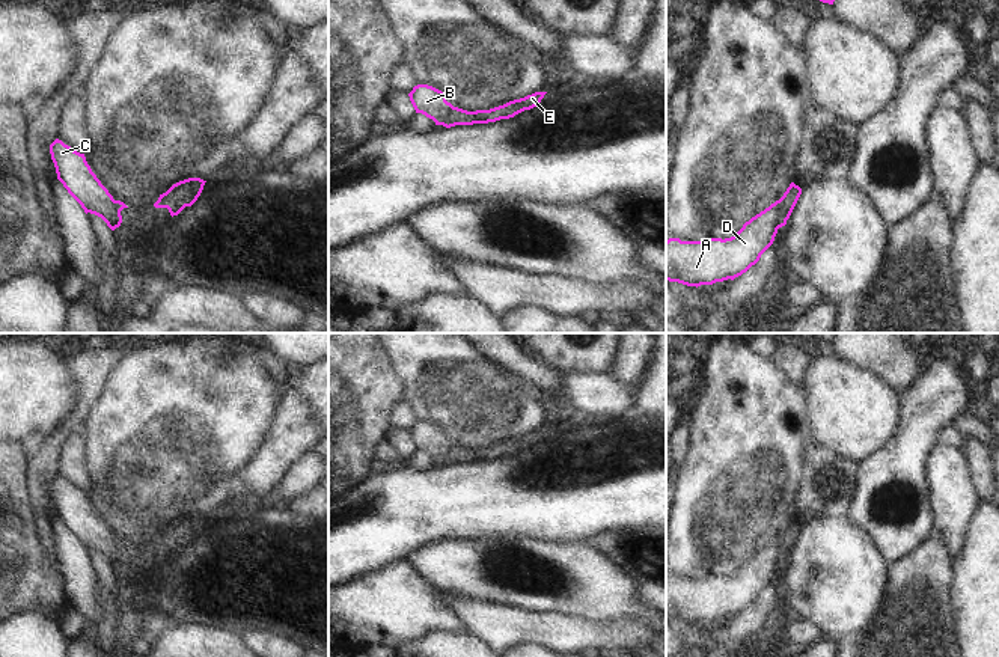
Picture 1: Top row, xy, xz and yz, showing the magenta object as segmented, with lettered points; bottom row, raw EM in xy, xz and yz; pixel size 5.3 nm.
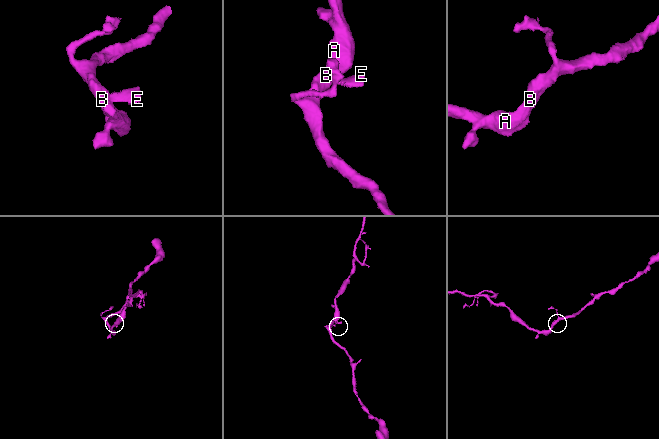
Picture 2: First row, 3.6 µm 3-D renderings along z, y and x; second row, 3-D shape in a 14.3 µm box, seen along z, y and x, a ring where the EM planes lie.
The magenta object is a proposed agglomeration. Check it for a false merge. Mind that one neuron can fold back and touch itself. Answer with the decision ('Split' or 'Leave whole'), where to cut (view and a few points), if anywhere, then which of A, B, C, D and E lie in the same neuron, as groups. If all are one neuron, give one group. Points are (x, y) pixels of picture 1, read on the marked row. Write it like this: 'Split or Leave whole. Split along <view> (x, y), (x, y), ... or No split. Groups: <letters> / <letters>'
Split. Split along xy (113, 201), (119, 225). Groups: A B C D / E

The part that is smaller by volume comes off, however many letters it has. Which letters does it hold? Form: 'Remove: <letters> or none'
Remove: E

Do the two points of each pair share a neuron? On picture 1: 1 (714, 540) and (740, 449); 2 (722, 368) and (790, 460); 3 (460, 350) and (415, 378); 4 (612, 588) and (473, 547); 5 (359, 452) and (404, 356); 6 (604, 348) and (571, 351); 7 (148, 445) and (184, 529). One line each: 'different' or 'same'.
1: same
2: same
3: same
4: same
5: different
6: same
7: same

